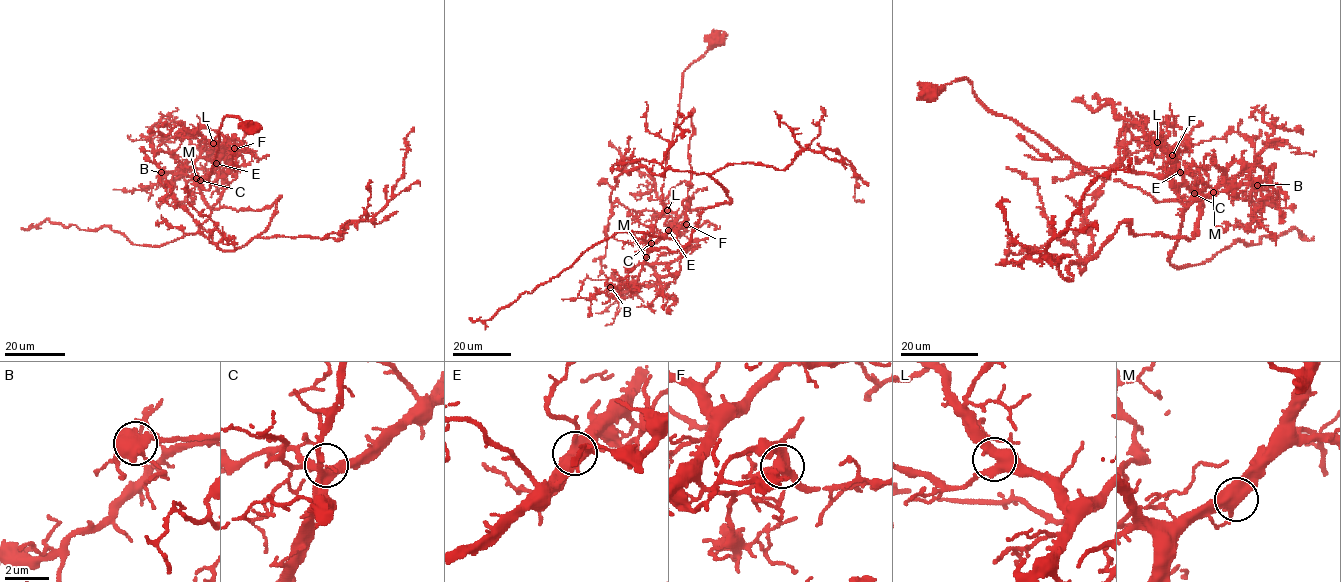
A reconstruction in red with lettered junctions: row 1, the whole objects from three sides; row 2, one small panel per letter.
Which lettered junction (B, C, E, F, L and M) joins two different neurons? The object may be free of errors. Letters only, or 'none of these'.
F

